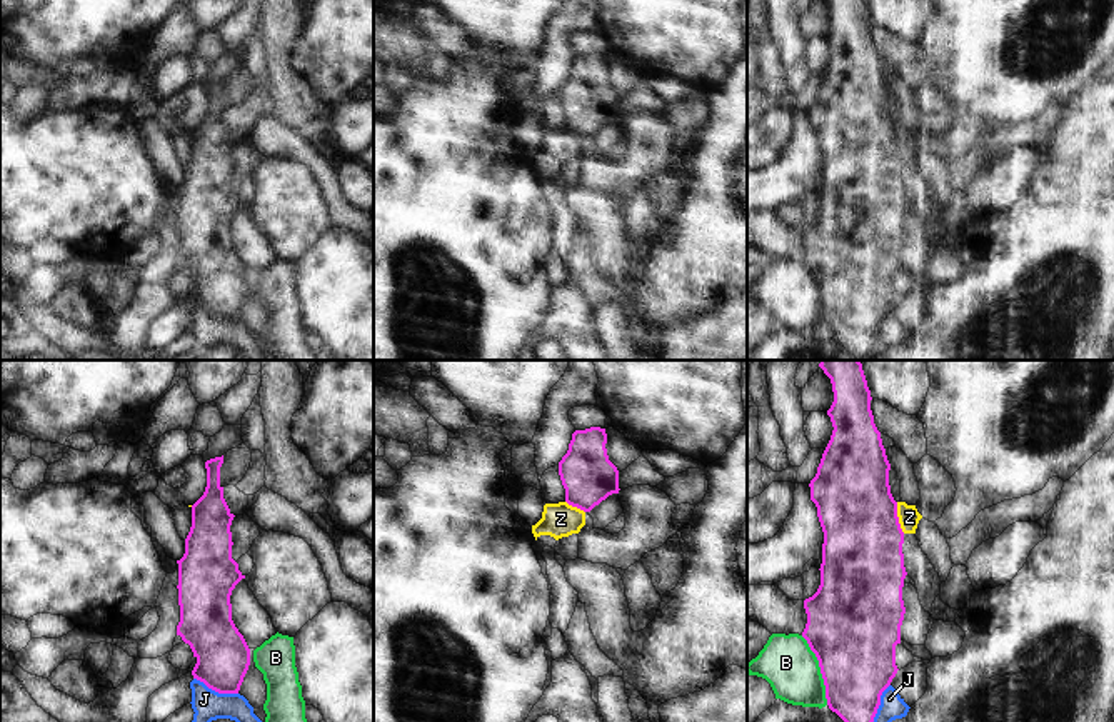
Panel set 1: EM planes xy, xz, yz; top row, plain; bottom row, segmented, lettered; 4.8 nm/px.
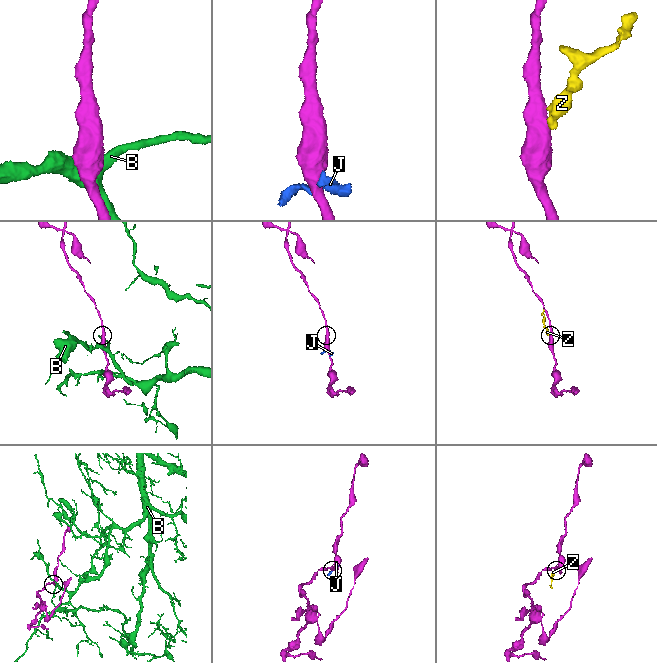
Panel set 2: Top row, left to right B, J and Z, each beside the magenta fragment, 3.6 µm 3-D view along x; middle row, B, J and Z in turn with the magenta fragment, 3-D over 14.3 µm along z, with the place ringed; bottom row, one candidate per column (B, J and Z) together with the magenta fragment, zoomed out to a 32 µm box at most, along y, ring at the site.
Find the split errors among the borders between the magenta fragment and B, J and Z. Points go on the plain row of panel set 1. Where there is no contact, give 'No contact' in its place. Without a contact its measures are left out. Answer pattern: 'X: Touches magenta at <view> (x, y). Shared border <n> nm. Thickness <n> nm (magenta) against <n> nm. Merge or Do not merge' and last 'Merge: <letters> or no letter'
B: Touches magenta at yz (821, 297). Shared border 360 nm. Thickness 440 nm (magenta) against 260 nm. Do not merge
J: Touches magenta at xy (215, 317). Shared border 240 nm. Thickness 260 nm (magenta) against 150 nm. Do not merge
Z: Touches magenta at yz (898, 144). Shared border 160 nm. Thickness 380 nm (magenta) against 100 nm. Do not merge
Merge: no letter

